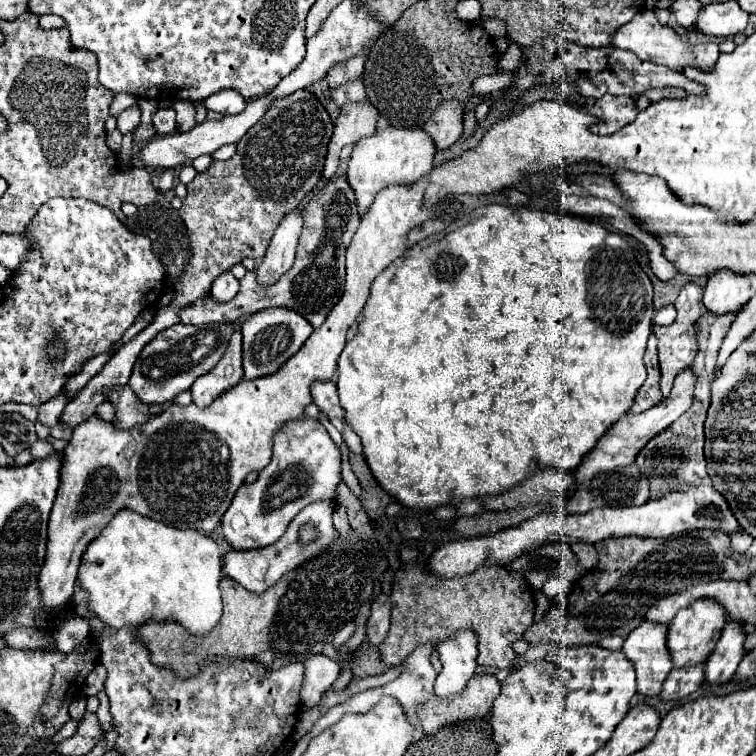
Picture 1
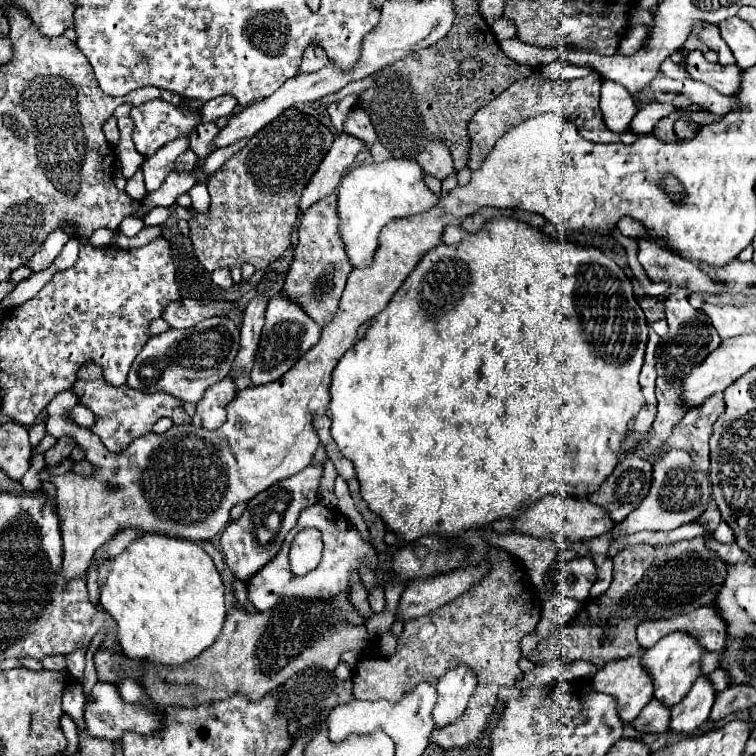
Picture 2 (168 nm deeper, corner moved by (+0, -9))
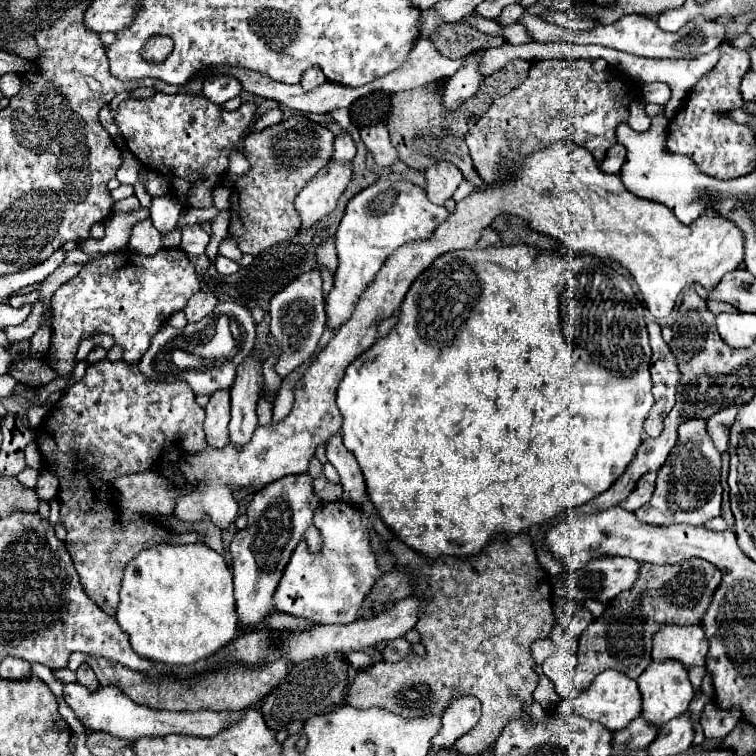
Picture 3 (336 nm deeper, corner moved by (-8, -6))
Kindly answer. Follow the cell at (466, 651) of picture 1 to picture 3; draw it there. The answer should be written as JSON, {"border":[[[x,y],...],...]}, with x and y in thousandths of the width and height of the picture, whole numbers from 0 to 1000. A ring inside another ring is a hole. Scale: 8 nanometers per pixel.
{"border":[[[607,921],[597,934],[591,934],[591,942],[583,947],[583,963],[573,974],[573,984],[581,989],[597,989],[599,981],[618,971],[636,947],[636,929],[628,921]]]}

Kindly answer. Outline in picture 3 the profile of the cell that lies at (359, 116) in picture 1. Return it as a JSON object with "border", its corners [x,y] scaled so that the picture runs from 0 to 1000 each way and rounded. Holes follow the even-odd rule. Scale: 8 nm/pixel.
{"border":[[[435,214],[427,225],[422,225],[422,230],[417,230],[417,235],[390,262],[390,275],[401,294],[398,304],[411,302],[443,275],[446,262],[464,241],[464,230],[464,214]]]}

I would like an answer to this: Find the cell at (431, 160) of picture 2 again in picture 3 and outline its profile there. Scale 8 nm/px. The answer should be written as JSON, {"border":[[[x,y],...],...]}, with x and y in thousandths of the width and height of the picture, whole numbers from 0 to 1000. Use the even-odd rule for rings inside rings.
{"border":[[[578,214],[575,220],[565,222],[562,233],[565,233],[565,259],[575,270],[586,270],[591,262],[597,262],[612,238],[610,225],[597,214]]]}

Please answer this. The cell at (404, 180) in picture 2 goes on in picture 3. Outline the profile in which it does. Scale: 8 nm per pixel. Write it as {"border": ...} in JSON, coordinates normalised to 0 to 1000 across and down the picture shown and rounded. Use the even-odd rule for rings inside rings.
{"border":[[[504,235],[496,243],[470,257],[446,302],[446,339],[448,357],[443,360],[440,384],[430,399],[433,429],[448,434],[467,410],[475,389],[493,373],[507,347],[533,323],[567,315],[570,307],[591,288],[589,272],[575,272],[560,249],[552,249],[541,238],[512,238]]]}

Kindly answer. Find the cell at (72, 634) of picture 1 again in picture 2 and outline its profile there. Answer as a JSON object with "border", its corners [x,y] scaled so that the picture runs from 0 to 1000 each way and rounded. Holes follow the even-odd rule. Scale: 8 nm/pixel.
{"border":[[[112,861],[91,864],[89,866],[89,888],[104,903],[110,903],[110,885],[112,885]]]}

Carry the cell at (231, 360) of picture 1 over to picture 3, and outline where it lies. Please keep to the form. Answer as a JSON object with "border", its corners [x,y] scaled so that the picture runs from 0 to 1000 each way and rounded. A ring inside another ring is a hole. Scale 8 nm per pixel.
{"border":[[[287,516],[284,521],[279,521],[276,534],[271,537],[274,553],[269,566],[274,574],[274,587],[282,593],[295,593],[303,585],[303,534],[303,516]]]}

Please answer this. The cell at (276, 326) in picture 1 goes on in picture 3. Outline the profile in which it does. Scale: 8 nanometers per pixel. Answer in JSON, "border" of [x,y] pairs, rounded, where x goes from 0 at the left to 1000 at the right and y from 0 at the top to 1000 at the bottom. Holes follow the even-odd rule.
{"border":[[[411,357],[398,362],[393,370],[388,370],[382,378],[377,378],[372,386],[366,386],[358,394],[356,402],[356,415],[358,415],[358,444],[369,452],[369,468],[366,479],[361,481],[361,489],[366,492],[369,500],[377,500],[385,495],[393,484],[406,479],[427,442],[430,434],[430,399],[427,399],[427,386],[425,386],[425,362],[422,357]]]}

